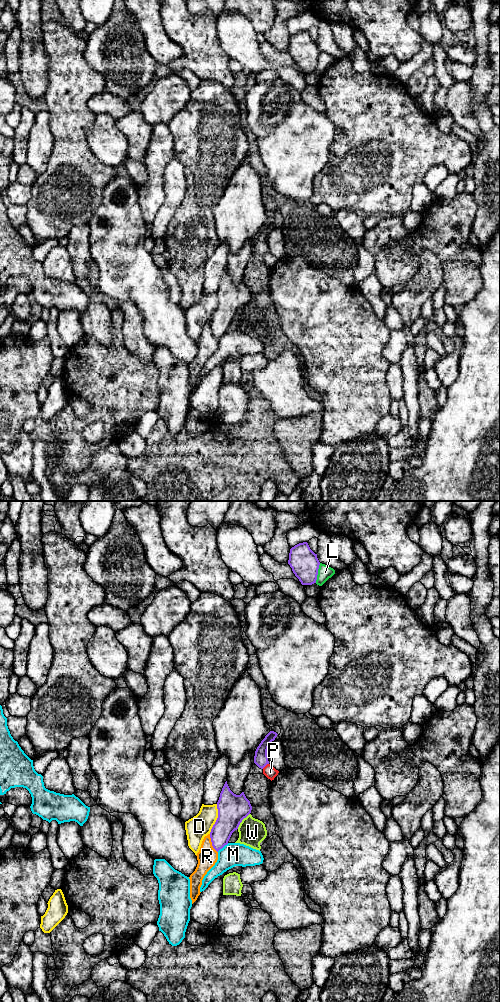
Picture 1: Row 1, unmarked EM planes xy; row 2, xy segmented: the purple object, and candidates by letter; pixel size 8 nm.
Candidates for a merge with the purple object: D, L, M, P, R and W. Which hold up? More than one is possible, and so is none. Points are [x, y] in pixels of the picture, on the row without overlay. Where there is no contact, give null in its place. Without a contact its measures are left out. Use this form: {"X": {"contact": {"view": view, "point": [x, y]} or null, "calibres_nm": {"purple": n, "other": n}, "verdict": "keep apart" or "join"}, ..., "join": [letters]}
{"D": {"contact": {"view": "xy", "point": [217, 307]}, "calibres_nm": {"purple": 240, "other": 180}, "verdict": "keep apart"}, "L": {"contact": {"view": "xy", "point": [317, 61]}, "calibres_nm": {"purple": 220, "other": 120}, "verdict": "keep apart"}, "M": {"contact": {"view": "xy", "point": [222, 335]}, "calibres_nm": {"purple": 190, "other": 190}, "verdict": "keep apart"}, "P": {"contact": {"view": "xy", "point": [265, 253]}, "calibres_nm": {"purple": 110, "other": 100}, "verdict": "keep apart"}, "R": {"contact": {"view": "xy", "point": [212, 331]}, "calibres_nm": {"purple": 190, "other": 160}, "verdict": "keep apart"}, "W": {"contact": {"view": "xy", "point": [241, 309]}, "calibres_nm": {"purple": 240, "other": 220}, "verdict": "keep apart"}, "join": []}

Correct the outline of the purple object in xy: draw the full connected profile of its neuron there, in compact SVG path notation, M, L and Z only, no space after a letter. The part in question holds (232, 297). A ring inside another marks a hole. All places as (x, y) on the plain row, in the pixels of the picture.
M226 269L217 290L217 297L218 306L211 317L210 326L213 336L218 340L228 332L232 321L251 301L252 294L244 280L240 283L234 282Z

